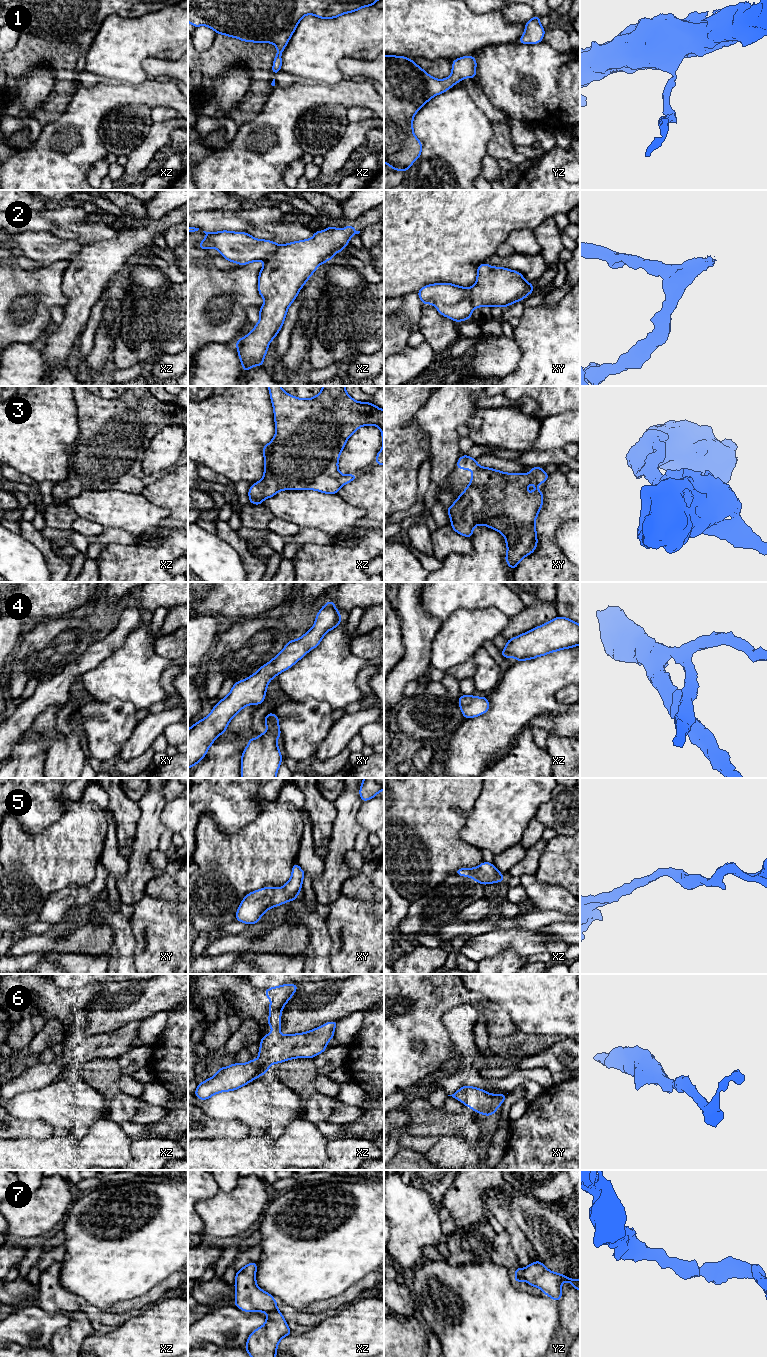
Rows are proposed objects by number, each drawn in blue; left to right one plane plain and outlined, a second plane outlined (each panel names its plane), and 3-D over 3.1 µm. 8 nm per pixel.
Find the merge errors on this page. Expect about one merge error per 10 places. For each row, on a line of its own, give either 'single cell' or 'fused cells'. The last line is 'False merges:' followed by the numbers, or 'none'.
1: single cell
2: single cell
3: single cell
4: single cell
5: single cell
6: single cell
7: single cell
False merges: none

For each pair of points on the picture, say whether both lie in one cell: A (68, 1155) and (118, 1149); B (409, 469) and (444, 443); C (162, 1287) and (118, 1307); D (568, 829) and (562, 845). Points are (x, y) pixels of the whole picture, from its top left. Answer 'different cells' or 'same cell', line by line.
A: same cell
B: different cells
C: same cell
D: different cells

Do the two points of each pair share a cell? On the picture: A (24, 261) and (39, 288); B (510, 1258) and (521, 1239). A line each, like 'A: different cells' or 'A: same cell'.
A: different cells
B: different cells

